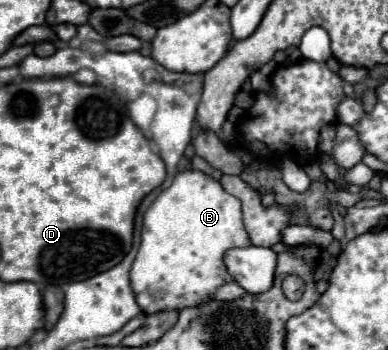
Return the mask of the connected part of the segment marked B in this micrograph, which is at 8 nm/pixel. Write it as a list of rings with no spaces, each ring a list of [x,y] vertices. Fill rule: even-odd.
[[[178,172],[172,186],[144,214],[142,244],[130,272],[132,290],[140,308],[152,314],[158,310],[182,310],[210,300],[220,284],[232,280],[222,262],[224,252],[248,244],[240,200],[226,194],[204,172]]]

